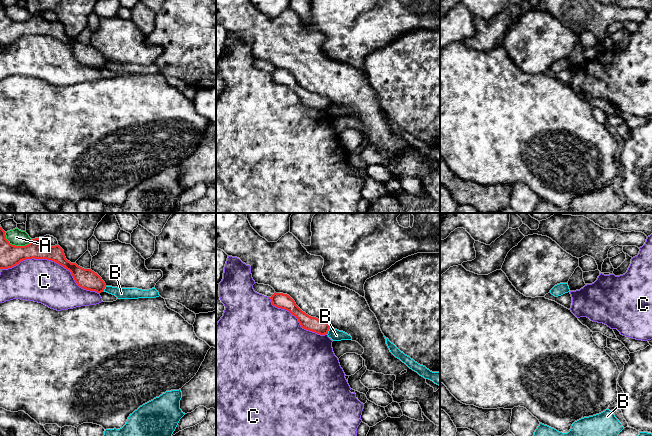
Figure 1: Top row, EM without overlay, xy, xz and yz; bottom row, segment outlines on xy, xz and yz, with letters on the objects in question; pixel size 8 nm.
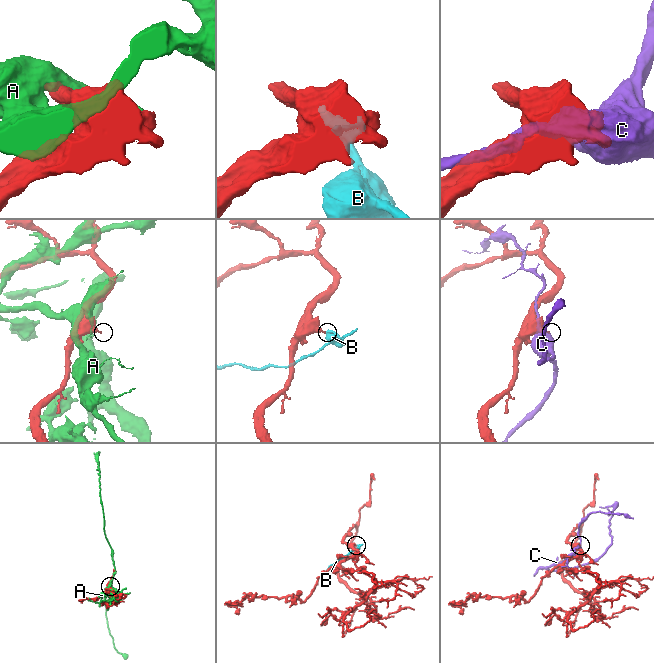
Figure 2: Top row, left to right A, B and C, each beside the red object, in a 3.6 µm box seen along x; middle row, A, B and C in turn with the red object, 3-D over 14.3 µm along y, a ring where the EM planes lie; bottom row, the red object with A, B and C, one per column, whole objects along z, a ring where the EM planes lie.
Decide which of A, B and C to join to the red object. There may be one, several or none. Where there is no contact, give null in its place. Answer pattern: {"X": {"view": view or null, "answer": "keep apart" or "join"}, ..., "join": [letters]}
{"A": {"view": "xy", "answer": "keep apart"}, "B": {"view": "xz", "answer": "keep apart"}, "C": {"view": "xy", "answer": "keep apart"}, "join": []}

